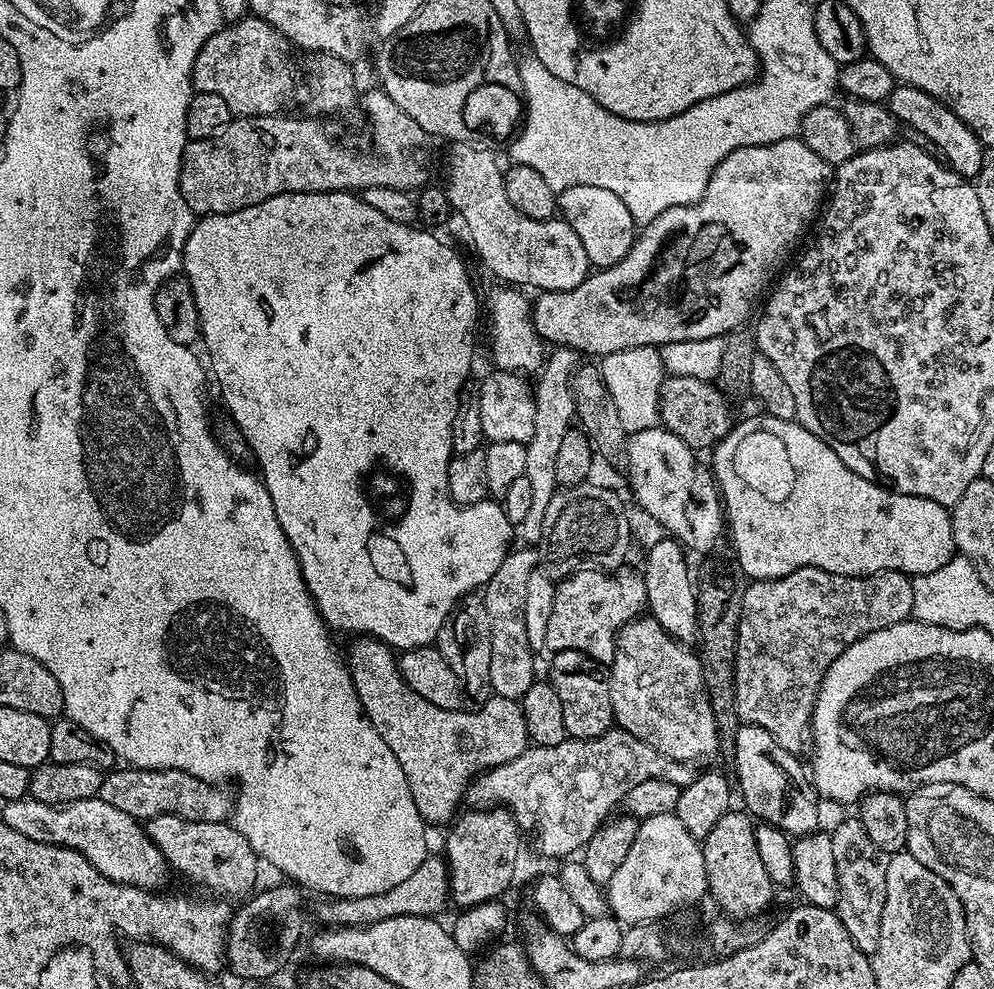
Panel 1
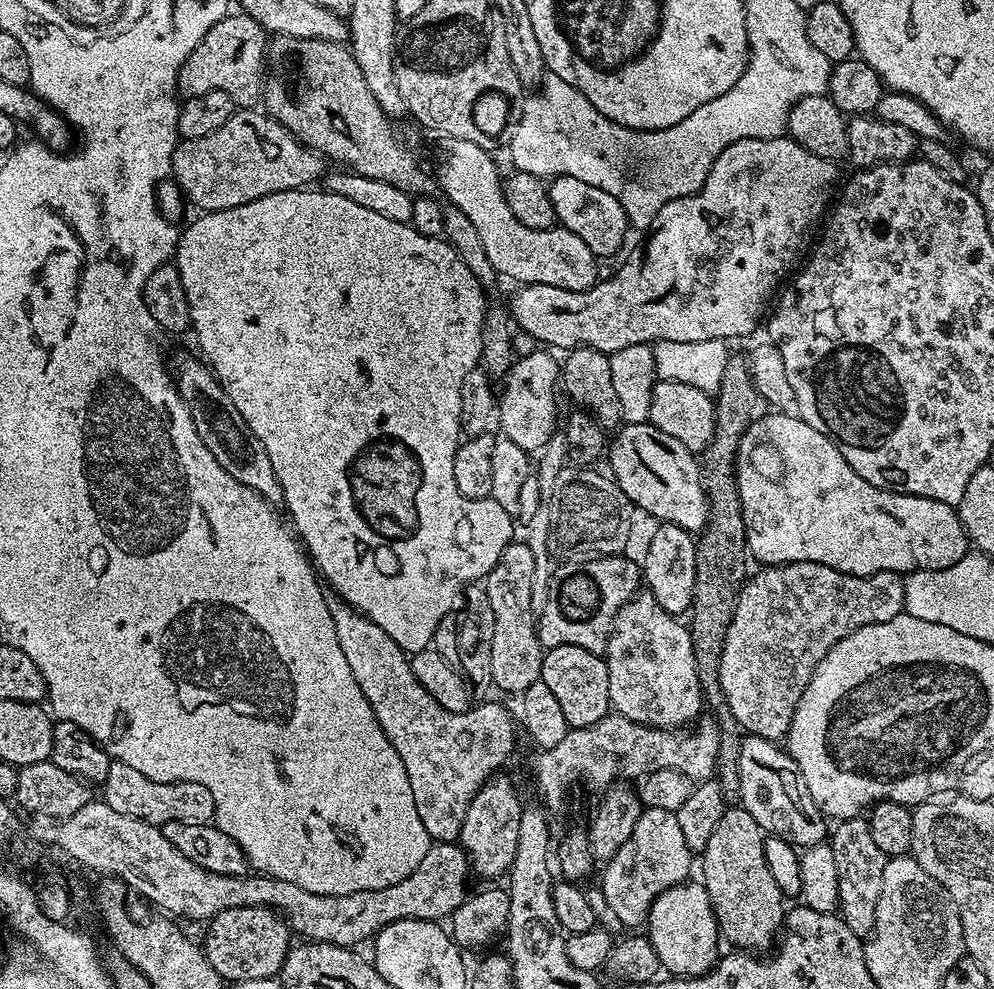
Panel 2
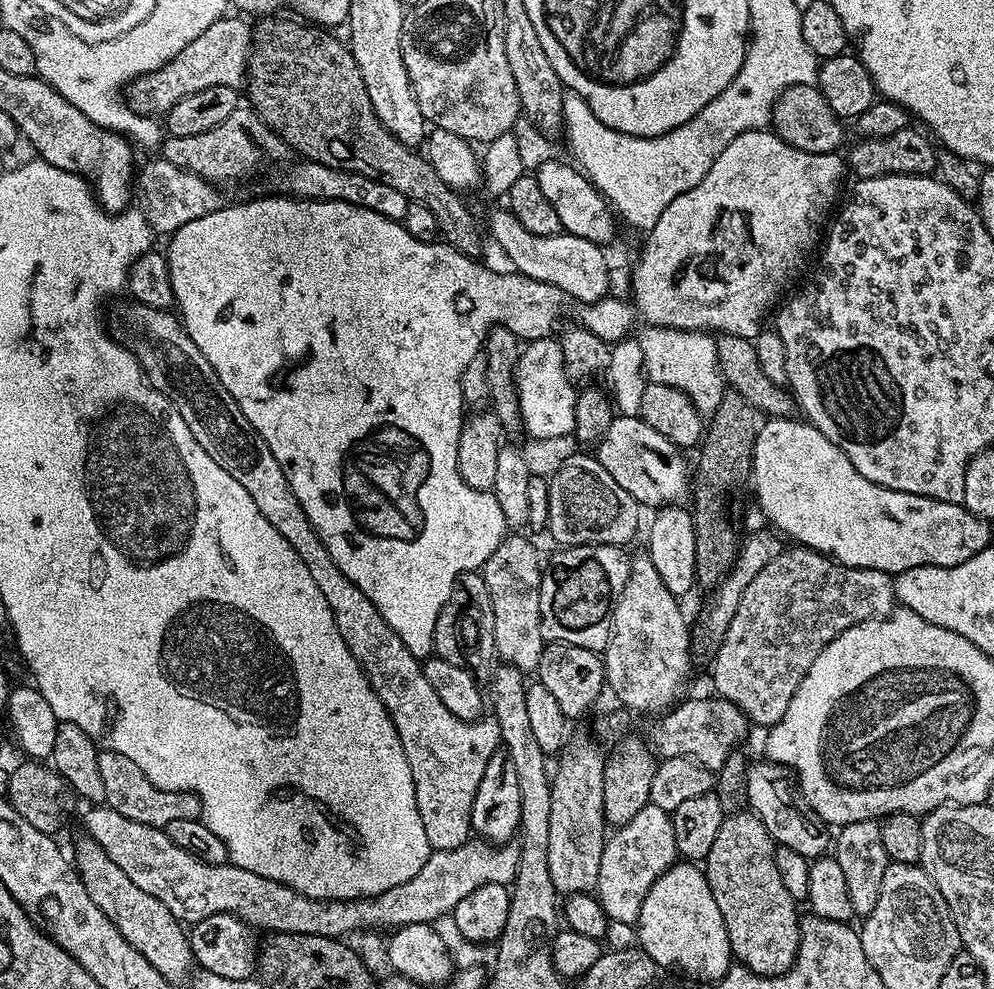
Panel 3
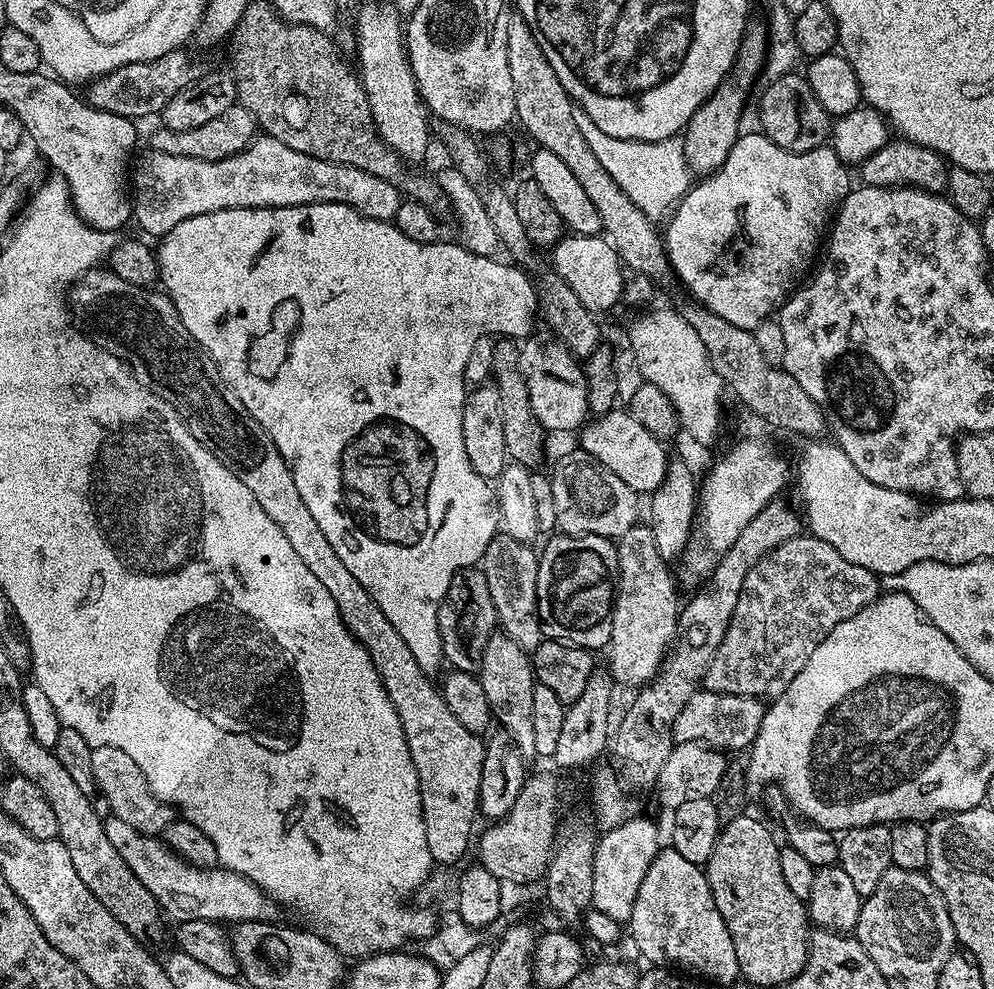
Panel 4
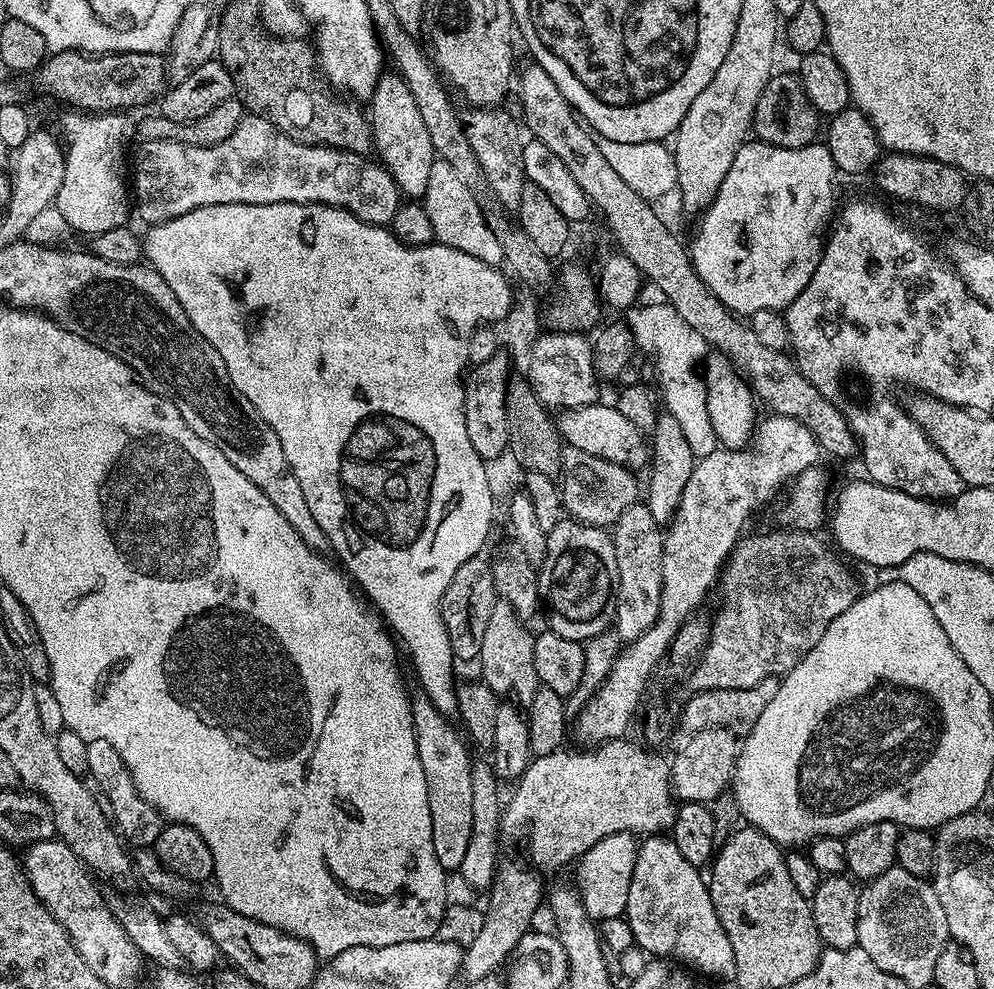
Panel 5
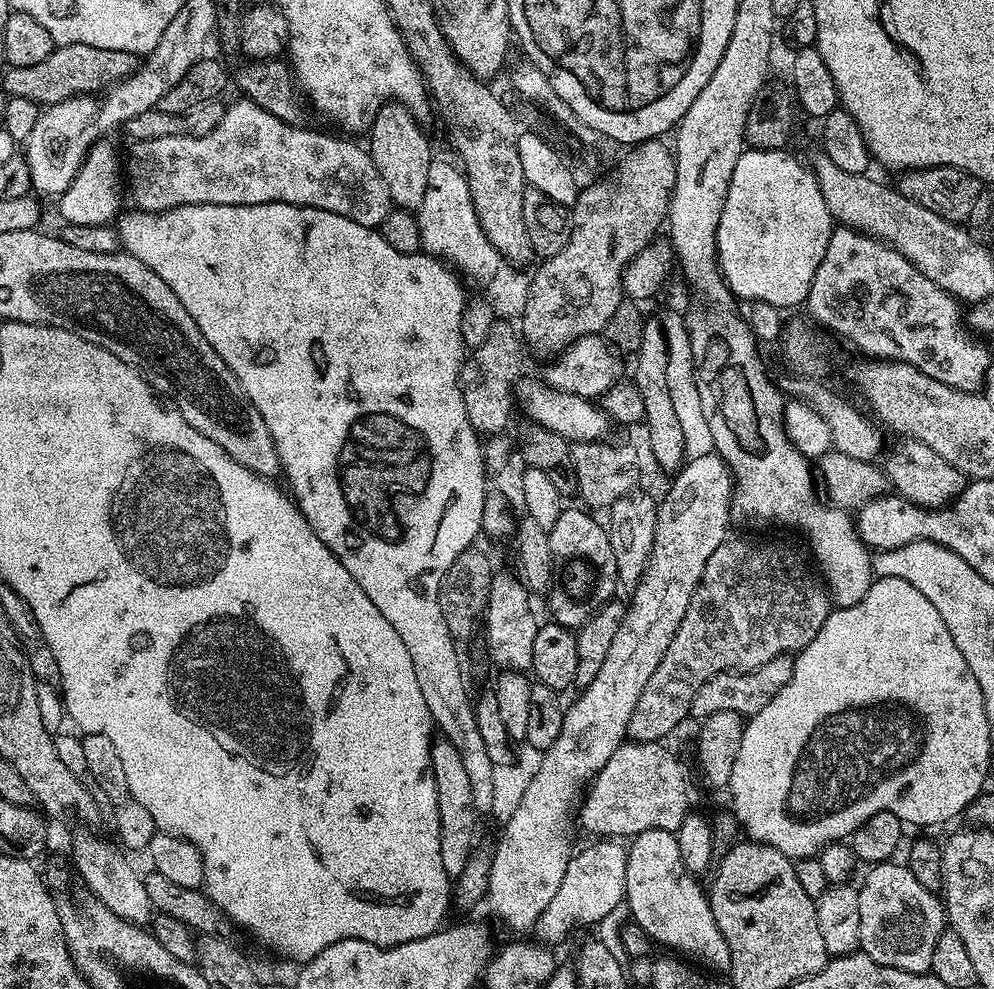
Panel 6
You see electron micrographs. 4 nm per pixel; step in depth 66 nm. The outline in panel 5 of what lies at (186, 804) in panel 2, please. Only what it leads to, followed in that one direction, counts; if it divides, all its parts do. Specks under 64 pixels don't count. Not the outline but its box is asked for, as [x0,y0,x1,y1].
[86,740,166,849]

